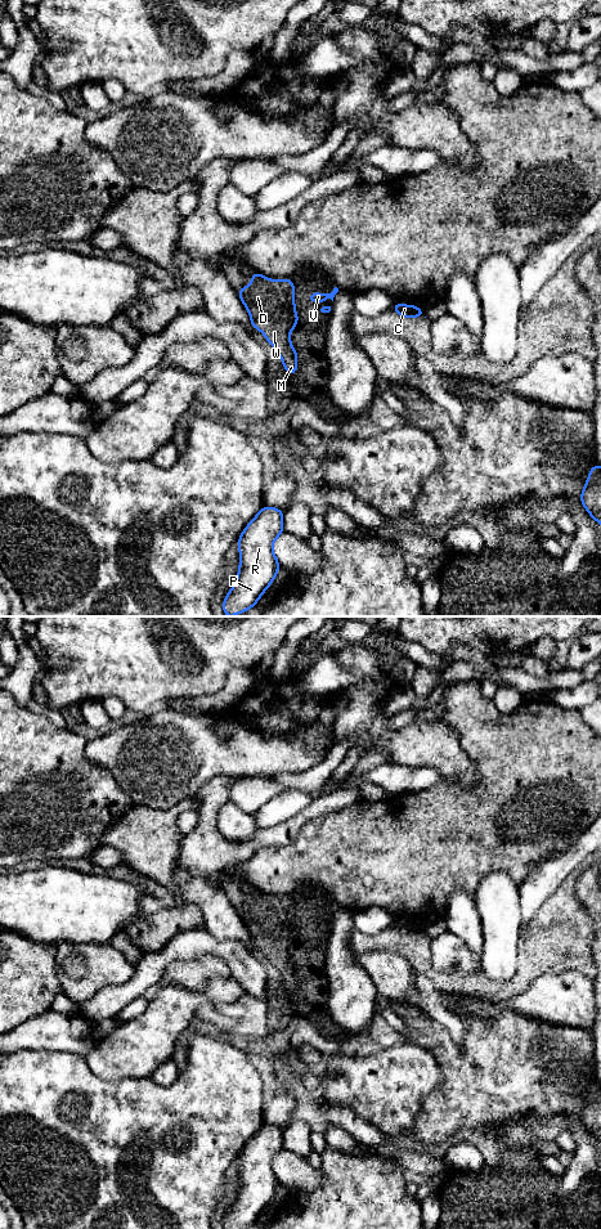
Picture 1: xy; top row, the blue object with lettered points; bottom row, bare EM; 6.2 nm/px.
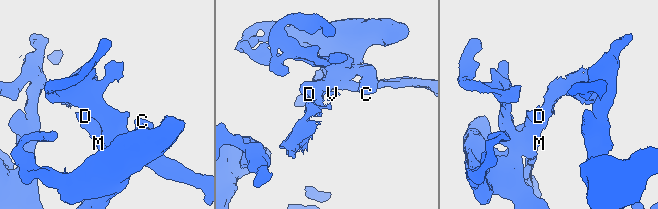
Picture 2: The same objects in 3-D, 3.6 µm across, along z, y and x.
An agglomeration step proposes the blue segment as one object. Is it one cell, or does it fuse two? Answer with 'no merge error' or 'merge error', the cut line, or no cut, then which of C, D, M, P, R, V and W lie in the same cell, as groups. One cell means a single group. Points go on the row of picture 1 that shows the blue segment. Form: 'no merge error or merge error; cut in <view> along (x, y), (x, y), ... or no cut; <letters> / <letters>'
merge error; cut in xy along (274, 283), (274, 295), (294, 328); C D M P R W / V

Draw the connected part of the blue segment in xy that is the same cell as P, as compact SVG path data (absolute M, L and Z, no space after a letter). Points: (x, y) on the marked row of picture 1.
M263 507L251 522L243 529L239 539L239 570L236 584L223 601L223 611L227 616L250 610L257 604L261 595L269 588L281 568L273 553L274 541L283 533L284 511L274 507Z

